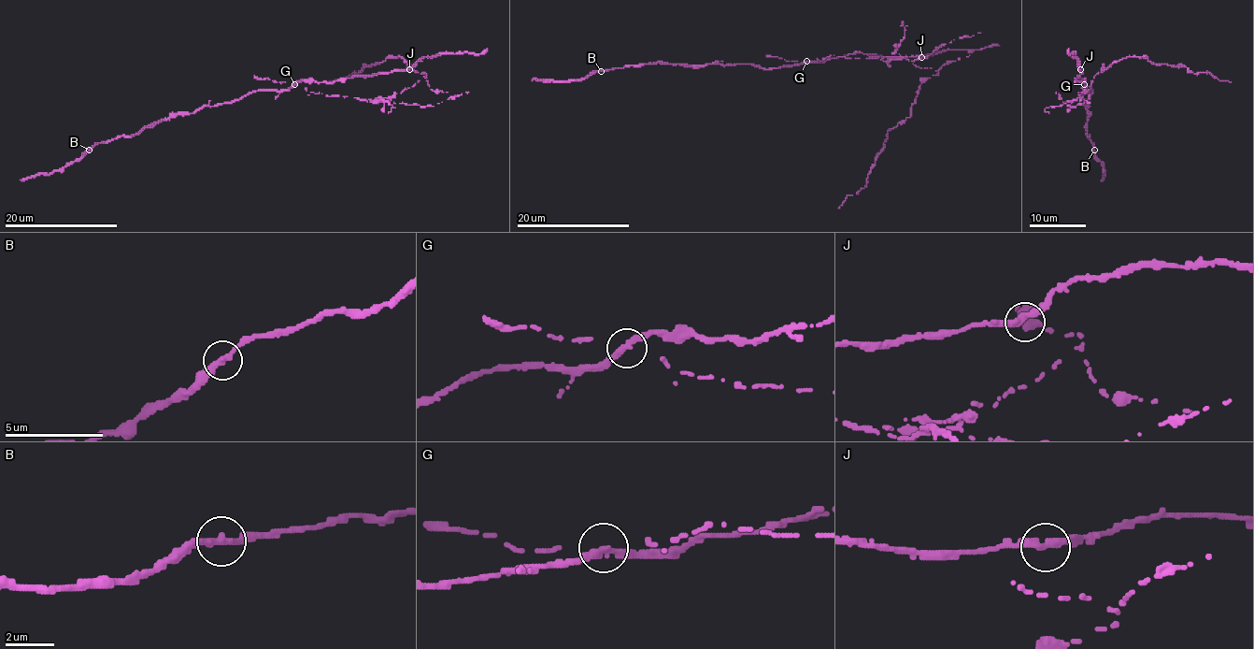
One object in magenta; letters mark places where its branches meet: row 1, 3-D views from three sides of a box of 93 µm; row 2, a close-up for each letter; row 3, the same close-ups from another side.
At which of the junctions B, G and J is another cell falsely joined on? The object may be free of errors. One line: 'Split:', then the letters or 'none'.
Split: G

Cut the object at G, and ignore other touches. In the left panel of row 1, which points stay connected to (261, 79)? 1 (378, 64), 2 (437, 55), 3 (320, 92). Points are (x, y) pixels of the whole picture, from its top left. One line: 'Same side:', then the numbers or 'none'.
Same side: 1, 3

